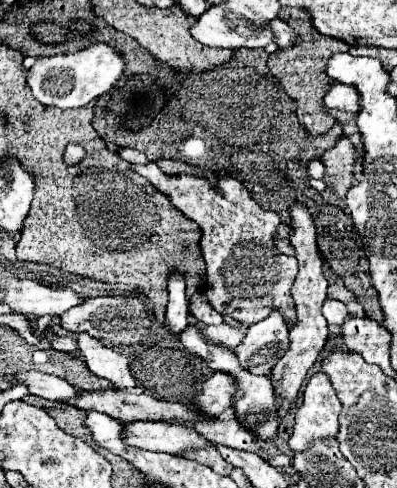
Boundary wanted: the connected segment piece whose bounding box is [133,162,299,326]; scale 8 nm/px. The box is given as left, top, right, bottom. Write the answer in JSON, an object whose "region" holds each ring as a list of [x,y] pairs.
{"region":[[[155,162],[145,166],[135,164],[133,170],[165,194],[177,210],[199,224],[199,244],[207,262],[207,298],[217,312],[227,314],[233,320],[255,324],[277,308],[293,326],[295,304],[289,290],[299,266],[297,258],[281,254],[275,246],[275,230],[281,224],[281,218],[273,210],[261,208],[249,190],[225,172],[219,174],[217,184],[211,184],[205,176],[165,174]]]}

